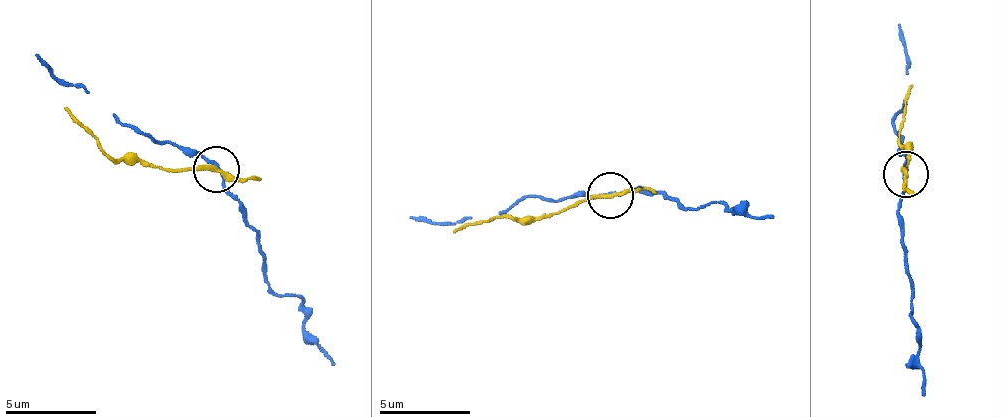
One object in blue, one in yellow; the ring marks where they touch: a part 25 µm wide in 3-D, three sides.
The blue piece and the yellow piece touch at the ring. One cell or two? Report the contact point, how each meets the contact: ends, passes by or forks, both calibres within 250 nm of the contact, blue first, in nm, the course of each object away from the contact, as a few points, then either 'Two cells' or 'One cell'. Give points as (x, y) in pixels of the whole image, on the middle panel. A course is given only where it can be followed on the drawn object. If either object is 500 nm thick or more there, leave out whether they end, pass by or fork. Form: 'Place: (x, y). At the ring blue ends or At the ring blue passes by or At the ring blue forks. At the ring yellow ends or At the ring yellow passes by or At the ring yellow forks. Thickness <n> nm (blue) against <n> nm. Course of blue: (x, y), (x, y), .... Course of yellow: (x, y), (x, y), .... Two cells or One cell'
Place: (610, 195). At the ring blue passes by. At the ring yellow passes by. Thickness 140 nm (blue) against 220 nm. Course of blue: (611, 194), (661, 195), (687, 209), (722, 201), (735, 216), (774, 217). Course of yellow: (611, 194), (512, 220), (493, 216), (455, 234). Two cells

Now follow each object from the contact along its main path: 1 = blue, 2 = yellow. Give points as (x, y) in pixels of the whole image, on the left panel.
1: (218, 168), (255, 231), (267, 283), (282, 297), (301, 297), (303, 331), (335, 366)
2: (218, 168), (115, 164), (102, 142), (65, 108)

